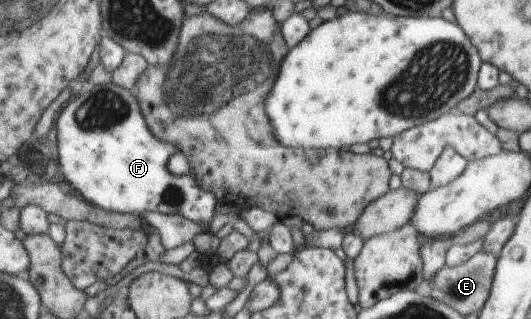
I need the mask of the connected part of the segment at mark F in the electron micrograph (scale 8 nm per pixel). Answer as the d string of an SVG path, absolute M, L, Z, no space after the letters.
M112 81L108 84L78 83L71 99L61 109L61 114L55 119L60 175L73 187L75 194L101 209L120 214L137 215L145 210L164 214L180 213L185 219L202 225L205 233L208 233L216 197L210 190L198 185L191 171L178 176L167 170L169 157L177 151L177 147L157 141L159 138L151 133L131 90L115 85Z

